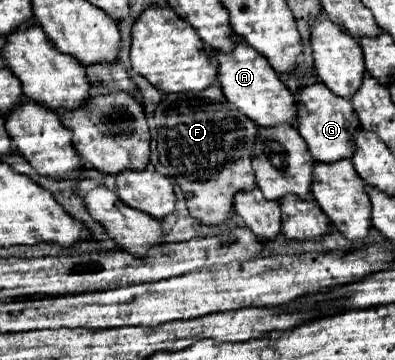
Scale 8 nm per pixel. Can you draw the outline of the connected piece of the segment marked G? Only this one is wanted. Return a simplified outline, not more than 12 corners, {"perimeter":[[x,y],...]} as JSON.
{"perimeter":[[300,81],[296,129],[320,163],[350,159],[350,101]]}

